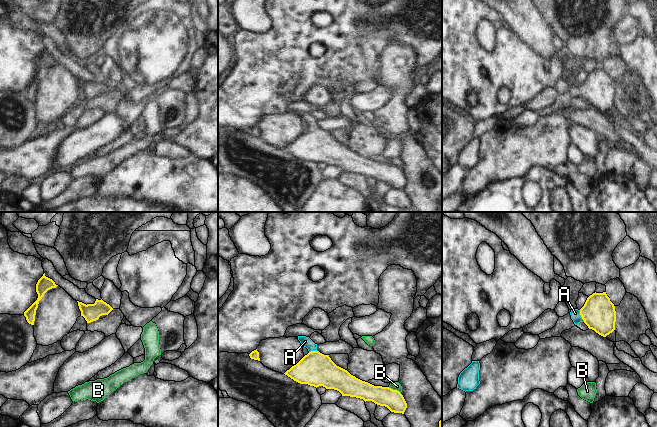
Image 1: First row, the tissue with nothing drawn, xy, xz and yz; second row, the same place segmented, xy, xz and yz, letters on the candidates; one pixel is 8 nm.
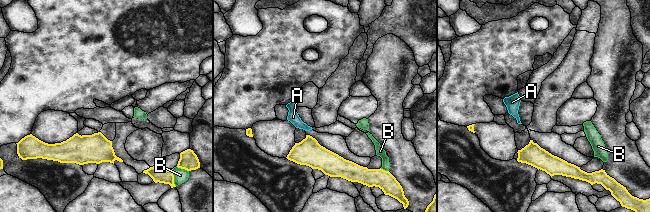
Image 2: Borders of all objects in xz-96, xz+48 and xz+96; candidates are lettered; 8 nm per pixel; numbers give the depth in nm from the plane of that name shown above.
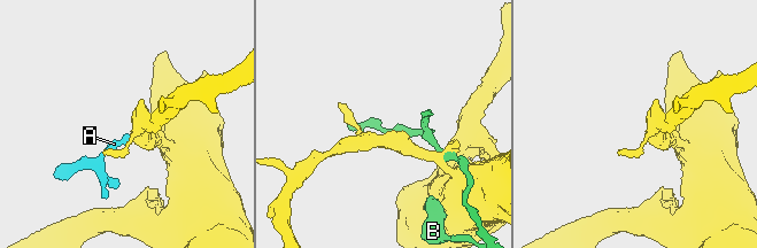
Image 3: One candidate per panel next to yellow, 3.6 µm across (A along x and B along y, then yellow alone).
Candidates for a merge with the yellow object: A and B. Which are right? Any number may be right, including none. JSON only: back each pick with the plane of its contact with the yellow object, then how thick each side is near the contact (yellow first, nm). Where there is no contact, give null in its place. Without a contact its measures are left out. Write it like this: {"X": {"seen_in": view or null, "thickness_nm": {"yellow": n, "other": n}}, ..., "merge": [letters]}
{"A": {"seen_in": "yz", "thickness_nm": {"yellow": 260, "other": 80}}, "merge": ["A"]}

